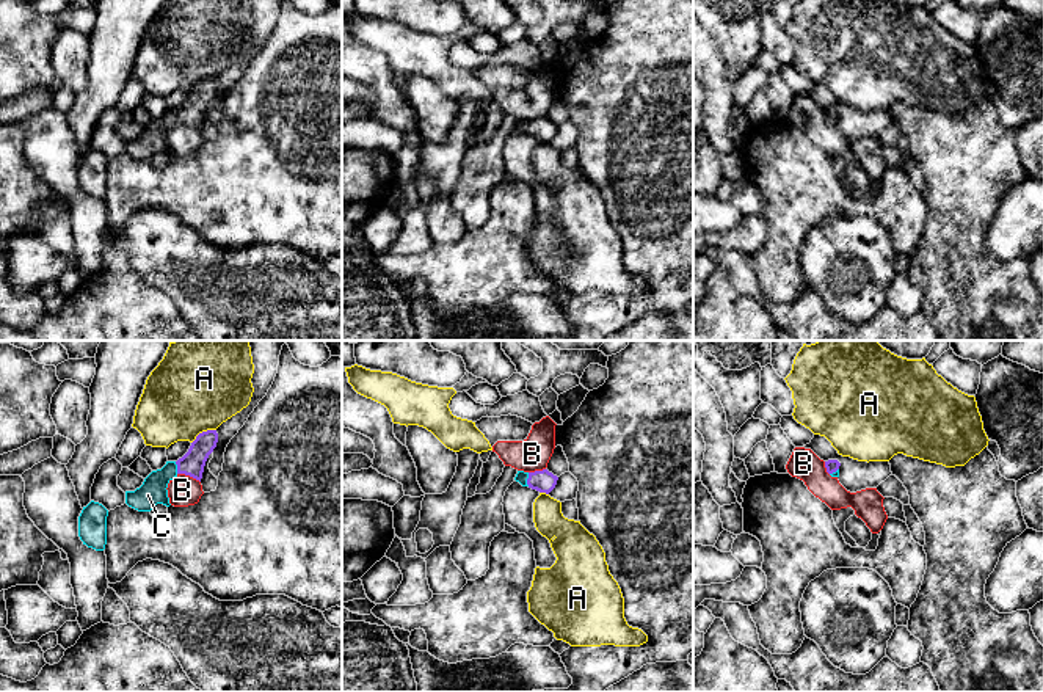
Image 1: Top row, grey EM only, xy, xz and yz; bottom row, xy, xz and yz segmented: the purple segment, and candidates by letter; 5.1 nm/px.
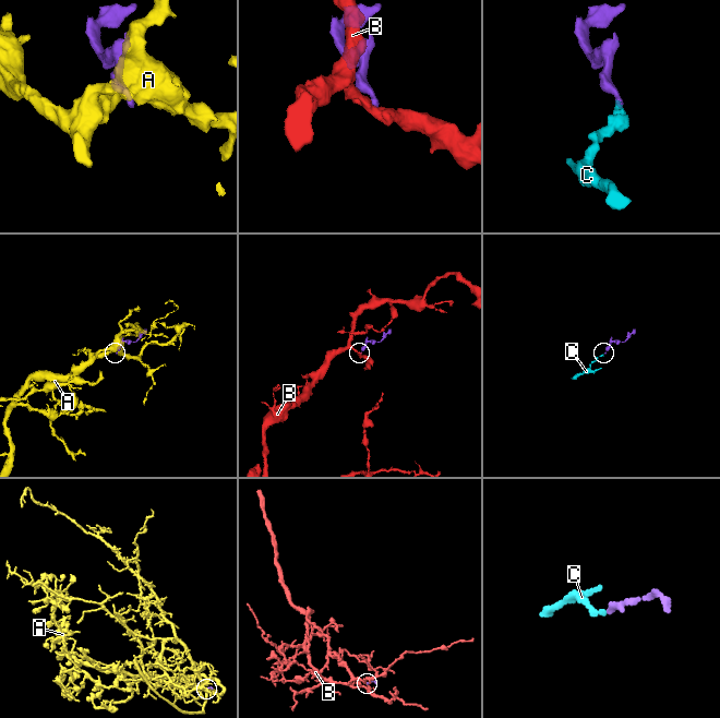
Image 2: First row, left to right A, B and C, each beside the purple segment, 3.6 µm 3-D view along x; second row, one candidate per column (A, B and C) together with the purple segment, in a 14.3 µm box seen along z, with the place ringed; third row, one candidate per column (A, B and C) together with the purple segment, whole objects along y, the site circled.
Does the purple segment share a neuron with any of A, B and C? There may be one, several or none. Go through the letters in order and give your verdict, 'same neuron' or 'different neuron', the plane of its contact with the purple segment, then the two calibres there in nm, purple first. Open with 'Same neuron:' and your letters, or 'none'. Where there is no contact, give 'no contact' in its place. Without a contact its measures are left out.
Same neuron: C
A: different neuron; contact in xy; calibres 120 and 420 nm
B: different neuron; contact in xy; calibres 120 and 160 nm
C: same neuron; contact in xz; calibres 110 and 60 nm

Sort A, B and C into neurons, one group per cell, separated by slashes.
A / B / C

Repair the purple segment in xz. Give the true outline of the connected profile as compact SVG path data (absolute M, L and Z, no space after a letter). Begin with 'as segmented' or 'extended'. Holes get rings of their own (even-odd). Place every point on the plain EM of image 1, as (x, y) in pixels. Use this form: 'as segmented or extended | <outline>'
extended | M547 118L535 121L518 119L514 129L519 130L522 135L529 135L540 141L549 143L555 137L558 126Z

